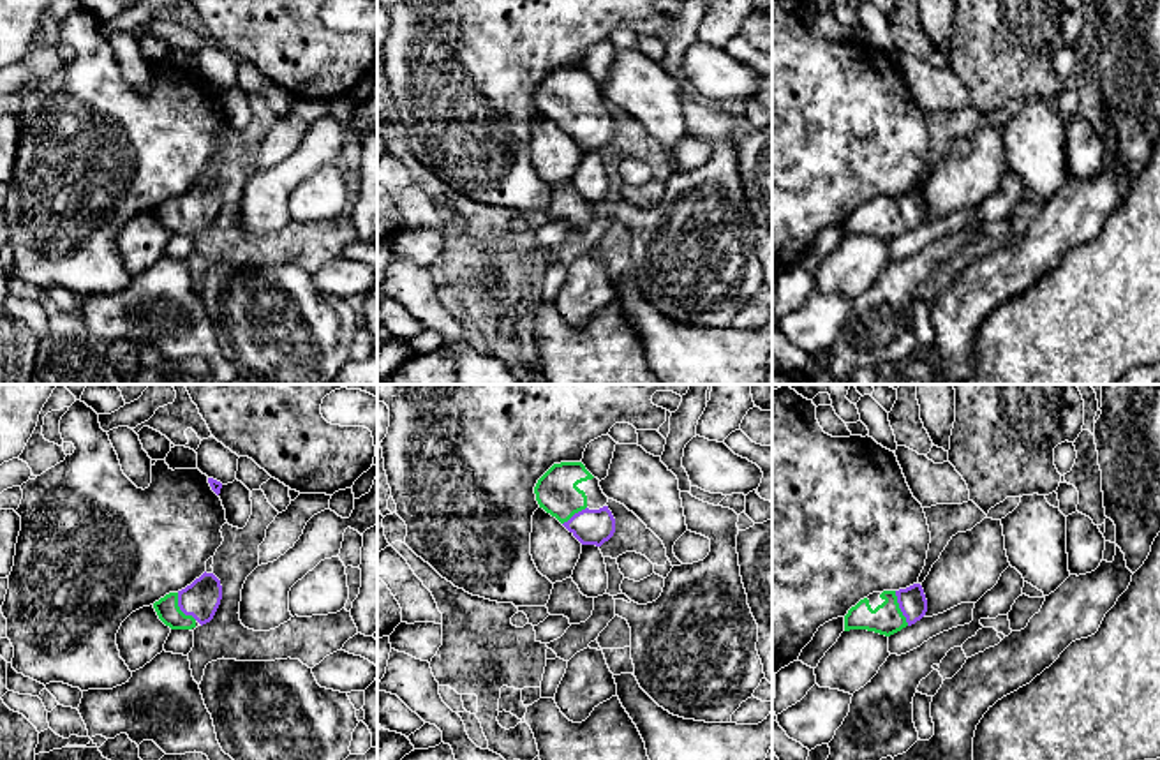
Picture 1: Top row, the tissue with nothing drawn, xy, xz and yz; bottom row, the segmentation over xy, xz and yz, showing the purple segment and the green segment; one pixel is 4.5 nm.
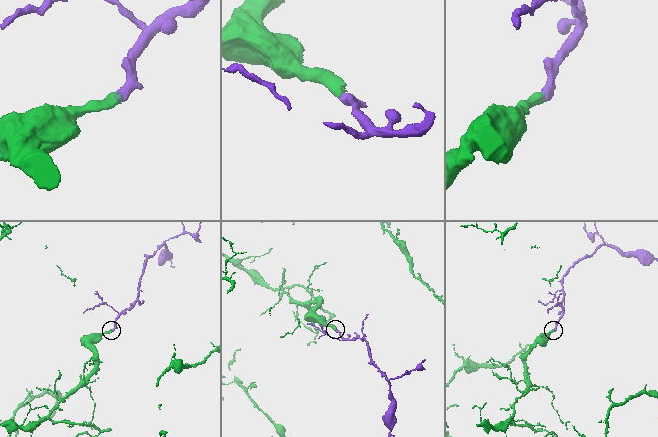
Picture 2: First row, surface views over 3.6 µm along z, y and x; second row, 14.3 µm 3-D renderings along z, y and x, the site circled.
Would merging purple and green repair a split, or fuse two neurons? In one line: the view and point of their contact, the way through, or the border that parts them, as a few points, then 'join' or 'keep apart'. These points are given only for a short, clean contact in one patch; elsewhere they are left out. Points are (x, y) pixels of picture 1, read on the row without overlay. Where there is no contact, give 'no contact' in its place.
contact yz (899, 212); way yz (912, 205), (899, 212), (887, 223); join

